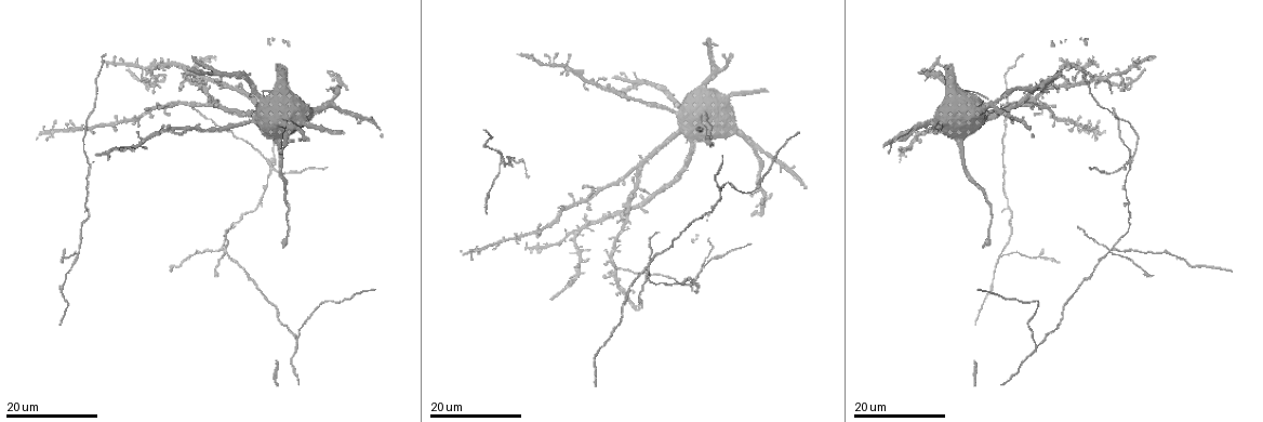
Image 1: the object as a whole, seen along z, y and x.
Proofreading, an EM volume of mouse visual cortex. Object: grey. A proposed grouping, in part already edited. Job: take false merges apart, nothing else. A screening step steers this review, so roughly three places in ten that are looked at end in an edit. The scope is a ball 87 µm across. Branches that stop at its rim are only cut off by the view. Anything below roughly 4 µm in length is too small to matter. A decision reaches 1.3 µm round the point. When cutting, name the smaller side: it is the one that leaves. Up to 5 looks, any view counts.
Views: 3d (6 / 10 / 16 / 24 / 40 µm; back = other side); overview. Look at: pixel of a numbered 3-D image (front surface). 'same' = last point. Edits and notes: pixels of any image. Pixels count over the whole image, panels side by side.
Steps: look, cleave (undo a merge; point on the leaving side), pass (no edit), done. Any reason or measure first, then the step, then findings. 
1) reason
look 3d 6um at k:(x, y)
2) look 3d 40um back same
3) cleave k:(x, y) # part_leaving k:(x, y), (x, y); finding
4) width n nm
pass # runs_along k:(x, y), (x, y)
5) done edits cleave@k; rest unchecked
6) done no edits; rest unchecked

look 3d 24um at 1:(612, 276)

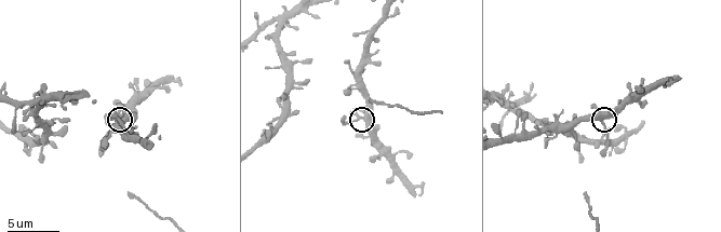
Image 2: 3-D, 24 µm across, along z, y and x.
closer look
look 3d 6um at 2:(364, 119)

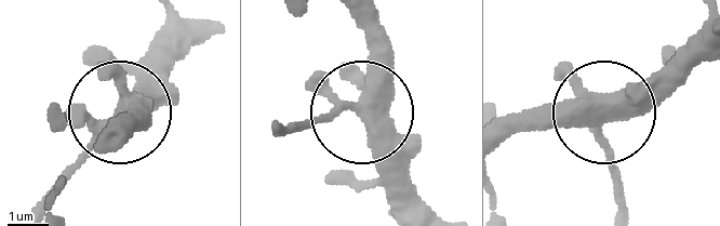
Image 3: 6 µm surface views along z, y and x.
from behind
look 3d 6um back at 3:(356, 105)

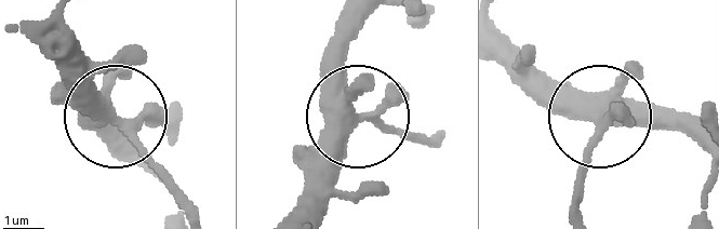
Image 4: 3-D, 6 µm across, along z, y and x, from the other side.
arms 5
pass # all the same neuron

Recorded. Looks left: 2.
four arms meet
look 3d 24um at 1:(648, 263)

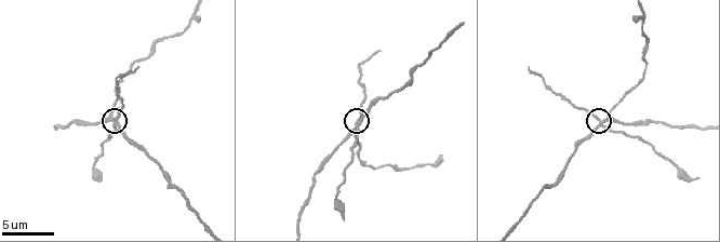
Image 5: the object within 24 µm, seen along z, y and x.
look 3d 6um at 5:(118, 125)

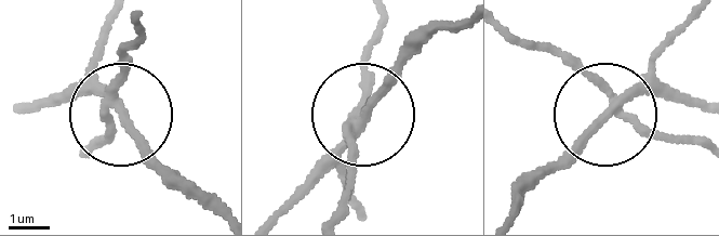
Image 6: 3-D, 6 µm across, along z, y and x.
width 220 nm
cleave 6:(121, 58) # part_leaving 6:(345, 127), (345, 210); a second neuron is stuck on

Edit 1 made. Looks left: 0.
done edits cleave@6; rest unchecked

